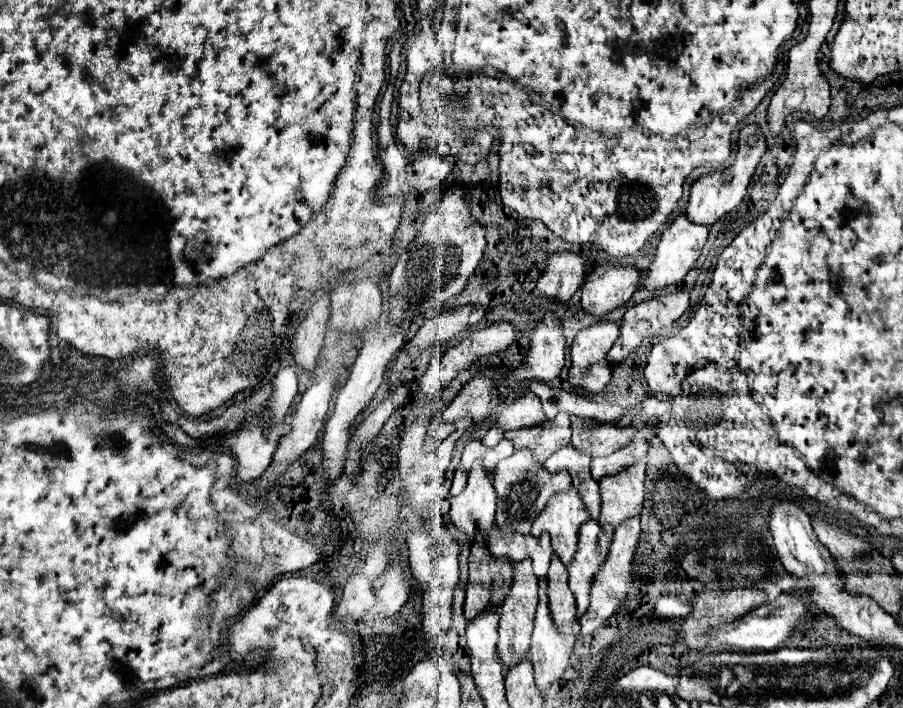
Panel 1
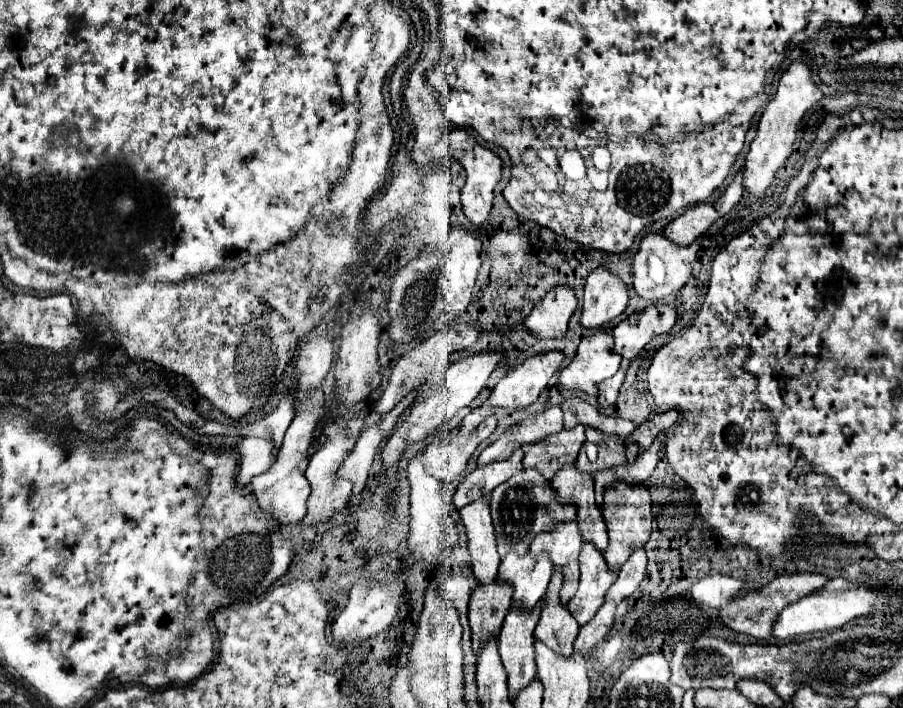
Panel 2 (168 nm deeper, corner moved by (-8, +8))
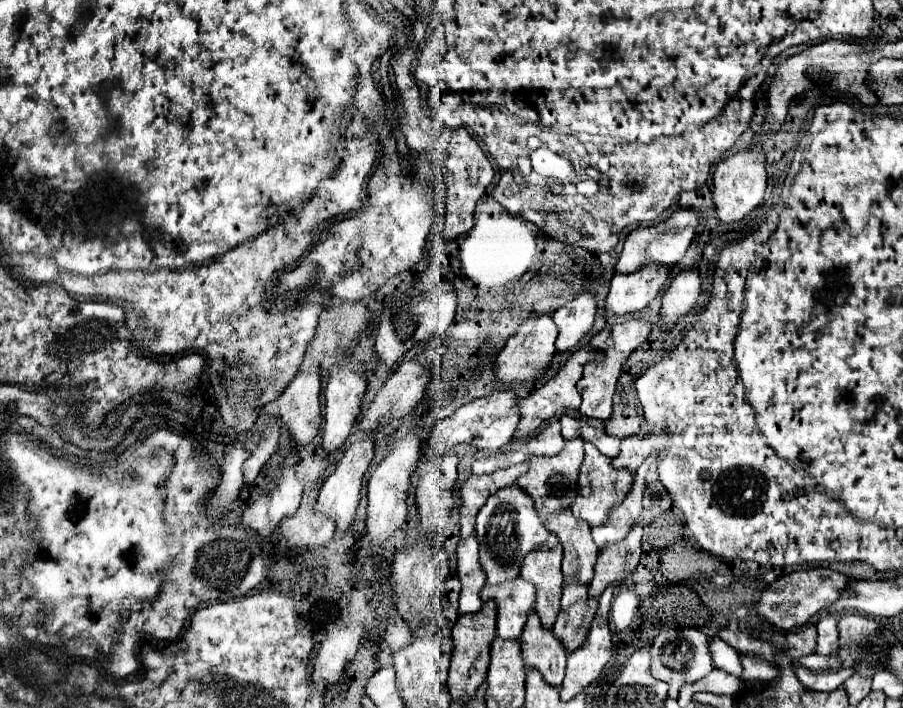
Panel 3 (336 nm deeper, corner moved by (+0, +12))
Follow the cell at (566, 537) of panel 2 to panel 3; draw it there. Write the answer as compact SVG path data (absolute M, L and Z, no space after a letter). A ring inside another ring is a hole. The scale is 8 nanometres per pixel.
M560 545L556 551L532 551L522 563L520 577L536 587L536 613L544 629L550 629L562 599Z

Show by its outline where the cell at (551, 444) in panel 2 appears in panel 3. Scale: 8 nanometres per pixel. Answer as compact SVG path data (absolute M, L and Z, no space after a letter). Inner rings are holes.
M572 439L566 441L564 451L558 453L556 457L534 457L528 465L528 473L516 481L516 485L532 497L534 509L542 521L546 521L550 513L560 513L564 509L570 509L572 503L576 501L576 481L582 459L584 459L584 443L580 439Z

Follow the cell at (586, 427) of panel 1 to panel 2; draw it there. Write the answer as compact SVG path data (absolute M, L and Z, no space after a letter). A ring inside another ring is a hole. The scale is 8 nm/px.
M586 427L586 441L578 453L578 463L584 471L600 471L614 465L630 463L638 455L638 443L626 443L616 435L606 435L598 429Z

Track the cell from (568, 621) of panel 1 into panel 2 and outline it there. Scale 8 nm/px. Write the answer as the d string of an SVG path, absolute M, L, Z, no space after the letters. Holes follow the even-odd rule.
M554 567L552 573L552 581L548 585L548 591L544 595L544 605L542 605L542 617L536 625L536 639L544 641L548 647L552 647L552 651L556 651L558 655L572 655L572 643L578 635L578 621L572 617L572 613L568 611L568 607L564 603L560 603L560 587L562 587L564 575L560 567Z

